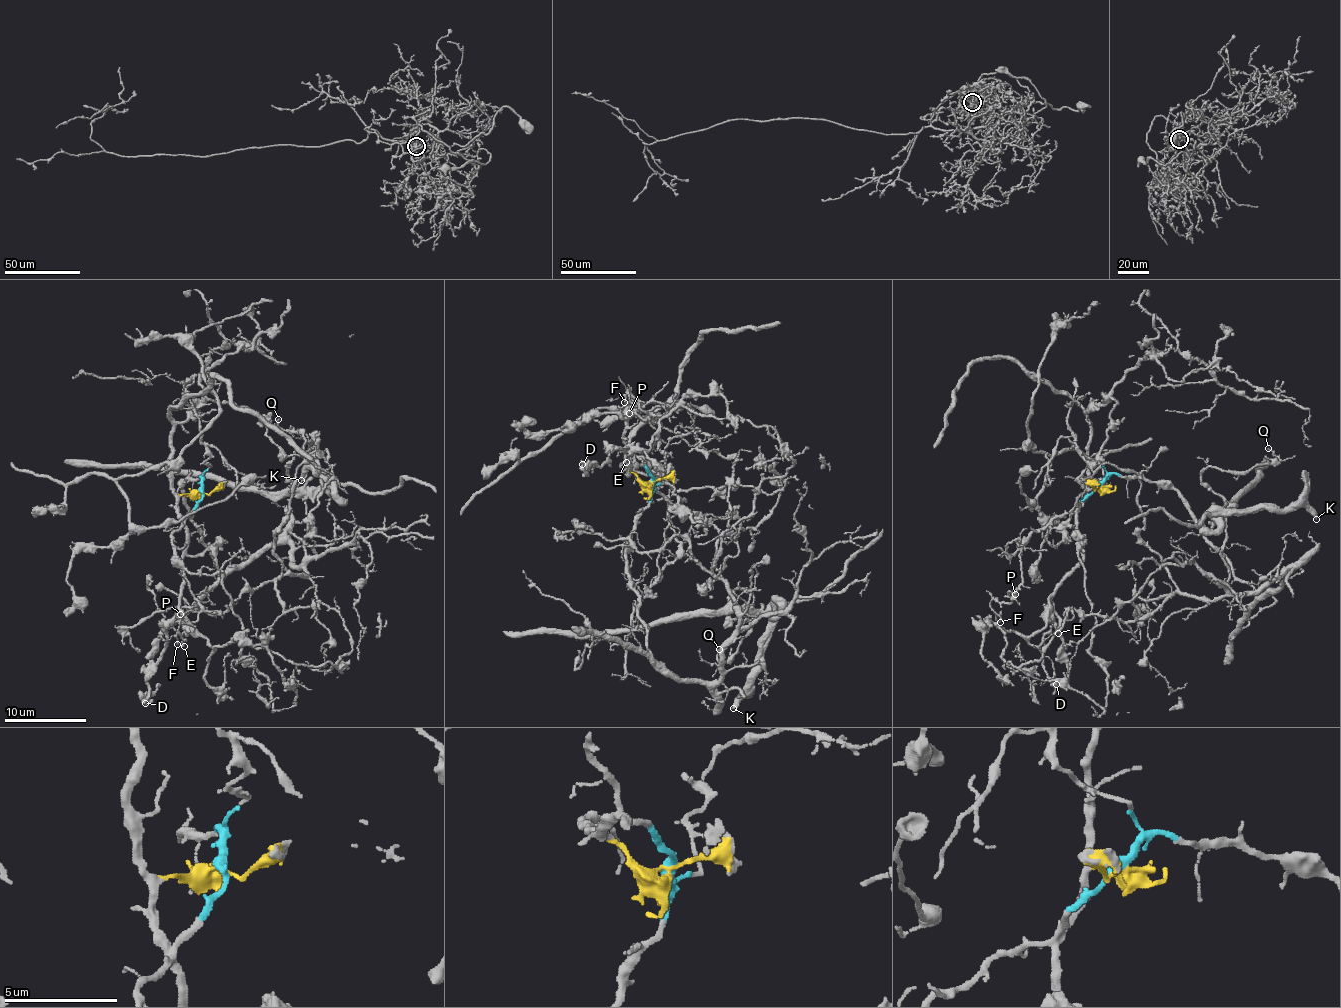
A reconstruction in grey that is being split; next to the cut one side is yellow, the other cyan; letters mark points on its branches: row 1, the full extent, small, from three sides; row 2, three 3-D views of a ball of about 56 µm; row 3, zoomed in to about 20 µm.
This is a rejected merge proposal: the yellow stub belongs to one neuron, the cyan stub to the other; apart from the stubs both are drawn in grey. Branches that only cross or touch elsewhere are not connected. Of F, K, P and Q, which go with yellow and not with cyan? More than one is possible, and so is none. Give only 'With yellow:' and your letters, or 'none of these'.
With yellow: none of these

